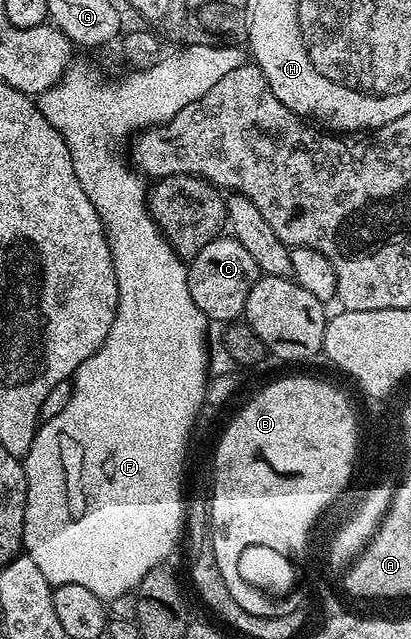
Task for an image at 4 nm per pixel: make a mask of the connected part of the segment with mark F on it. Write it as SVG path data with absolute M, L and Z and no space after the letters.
M188 44L176 47L175 52L171 52L162 57L158 64L153 65L149 70L128 71L124 80L102 80L99 72L95 68L90 68L87 64L72 63L67 73L60 78L49 90L45 90L42 96L38 97L37 103L41 114L45 114L47 121L63 135L65 142L69 146L69 154L73 158L73 170L77 174L77 182L81 182L81 190L89 194L89 202L97 210L97 214L103 223L103 229L109 242L109 250L113 258L113 270L117 278L117 312L113 318L113 326L109 326L109 334L105 342L81 366L75 371L73 383L71 384L71 397L69 402L65 402L65 410L54 418L42 421L35 437L31 443L31 449L27 455L22 457L25 478L27 479L27 505L25 506L25 522L23 523L23 548L33 562L37 562L37 570L45 574L45 578L52 586L57 584L72 584L73 586L86 586L88 590L93 590L104 602L116 600L121 594L126 592L134 593L139 584L149 574L149 570L160 567L163 560L175 548L175 543L179 540L179 531L183 528L183 455L187 452L187 439L191 436L191 427L195 424L195 419L199 416L199 407L204 407L207 399L207 382L209 371L207 372L207 327L209 321L207 315L193 302L189 294L189 282L187 281L187 264L184 257L169 246L169 242L163 237L163 232L153 222L151 211L147 208L148 185L144 177L130 163L127 164L115 153L115 143L123 140L127 135L138 134L144 128L154 128L157 124L164 124L173 114L185 110L201 94L207 93L216 82L221 82L229 70L237 70L245 62L245 52L242 47L234 44L225 46L197 46Z

